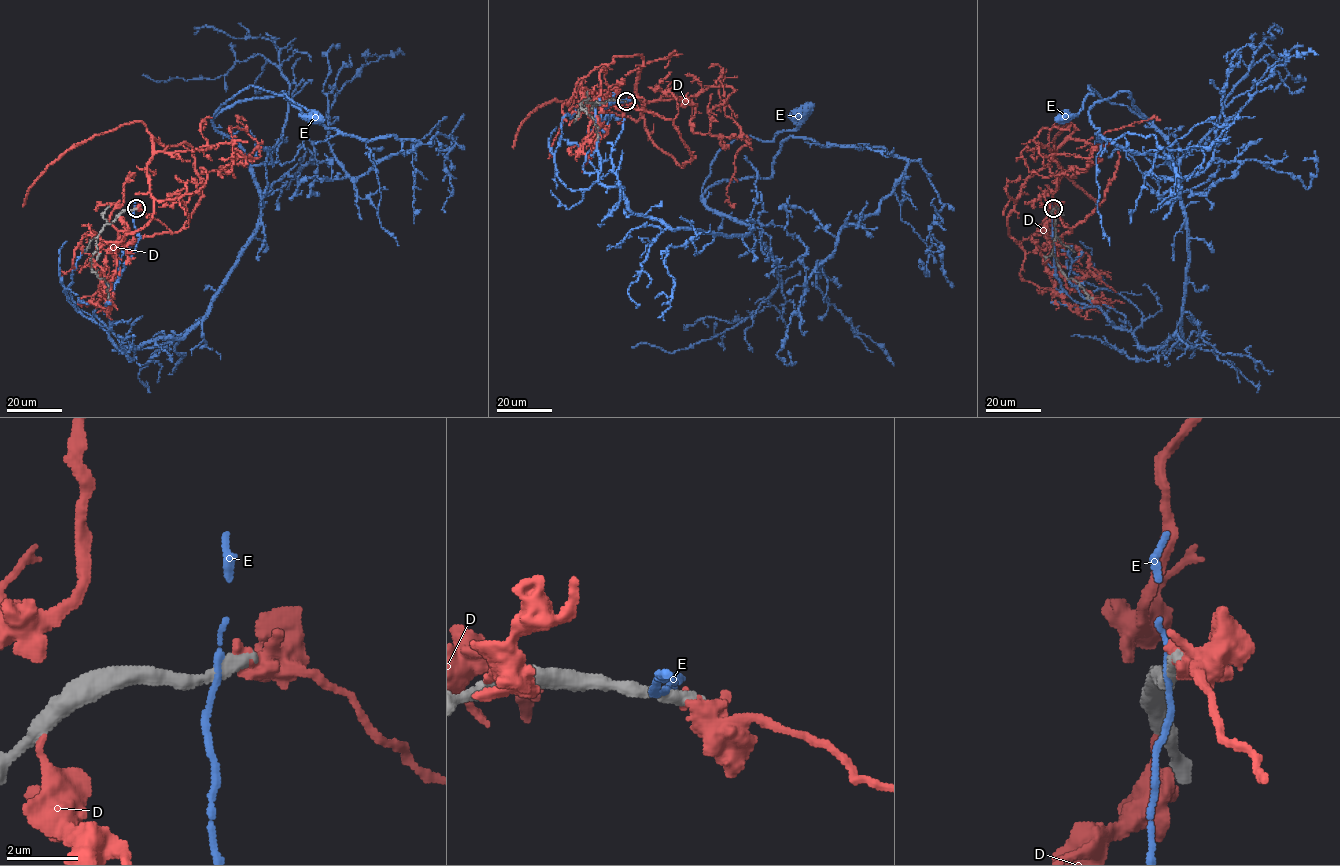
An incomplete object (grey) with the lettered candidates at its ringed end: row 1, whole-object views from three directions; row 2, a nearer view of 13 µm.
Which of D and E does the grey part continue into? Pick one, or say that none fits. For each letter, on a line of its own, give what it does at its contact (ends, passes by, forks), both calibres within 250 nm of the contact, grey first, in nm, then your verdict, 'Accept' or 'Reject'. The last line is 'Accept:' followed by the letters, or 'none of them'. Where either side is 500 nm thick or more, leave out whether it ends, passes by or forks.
D: It passes by. Thickness 460 nm (grey) against 480 nm. Reject
E: Thickness 500 nm (grey) against 150 nm. Reject
Accept: none of them

